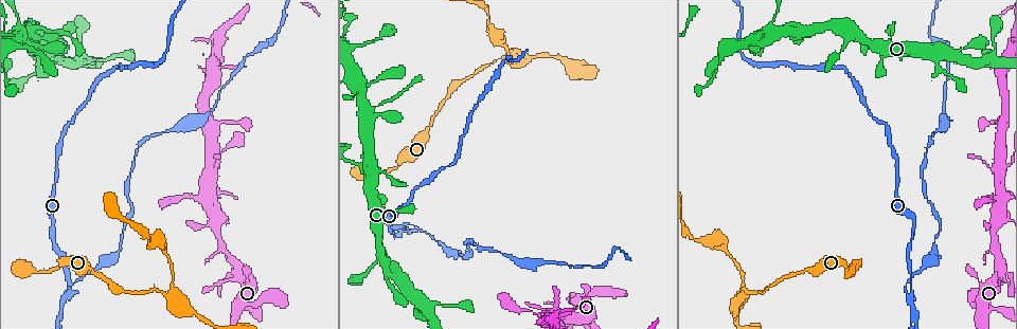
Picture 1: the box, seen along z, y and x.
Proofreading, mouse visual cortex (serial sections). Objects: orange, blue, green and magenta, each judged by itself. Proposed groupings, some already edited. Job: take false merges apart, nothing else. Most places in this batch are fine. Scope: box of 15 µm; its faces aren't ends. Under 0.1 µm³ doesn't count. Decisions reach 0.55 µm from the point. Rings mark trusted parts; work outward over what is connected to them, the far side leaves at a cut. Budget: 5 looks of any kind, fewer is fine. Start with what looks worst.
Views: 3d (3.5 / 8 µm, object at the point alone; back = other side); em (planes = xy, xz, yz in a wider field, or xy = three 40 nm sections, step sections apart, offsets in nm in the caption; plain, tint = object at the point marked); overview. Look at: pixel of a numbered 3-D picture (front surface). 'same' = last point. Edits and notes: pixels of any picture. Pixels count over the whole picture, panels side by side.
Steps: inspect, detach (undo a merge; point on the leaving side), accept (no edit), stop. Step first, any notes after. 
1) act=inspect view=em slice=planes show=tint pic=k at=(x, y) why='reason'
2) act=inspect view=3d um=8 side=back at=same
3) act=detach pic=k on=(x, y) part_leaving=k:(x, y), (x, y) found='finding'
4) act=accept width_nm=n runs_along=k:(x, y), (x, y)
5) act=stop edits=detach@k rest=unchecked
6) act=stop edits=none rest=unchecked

act=inspect view=3d um=3.5 pic=1 at=(70, 290) why='side arm on a straight run'

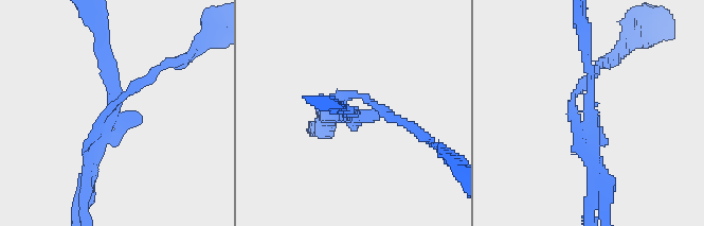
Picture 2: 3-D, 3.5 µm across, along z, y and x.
act=inspect view=em slice=xy step=2 show=tint pic=2 at=(586, 113) arms=3 arm_widths_nm=150,150,200 why='shape alone is not enough'

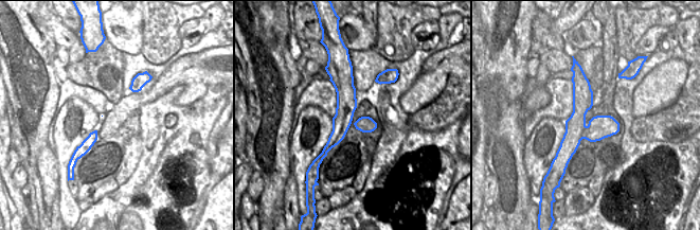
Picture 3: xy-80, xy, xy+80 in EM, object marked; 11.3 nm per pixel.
act=detach pic=2 on=(137, 87) part_leaving=2:(108, 111), (157, 69), (183, 59) found='two cells meet here'

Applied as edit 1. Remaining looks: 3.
act=inspect view=3d um=3.5 pic=1 at=(169, 298) why='three-way junction'

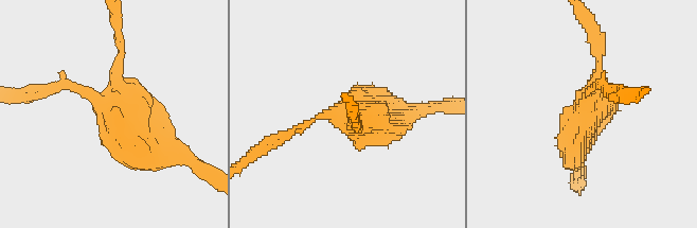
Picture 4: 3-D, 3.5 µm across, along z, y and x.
act=inspect view=em slice=xy step=3 show=tint pic=4 at=(345, 118)

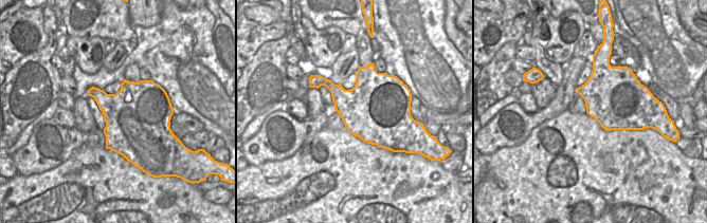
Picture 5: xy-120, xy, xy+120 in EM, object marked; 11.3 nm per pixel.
act=accept width_nm=750 runs_along=4:(50, 88), (73, 85), (112, 104), (119, 39) found='continuous, no second cell'

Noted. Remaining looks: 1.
act=stop edits=detach@2 rest=unchecked

